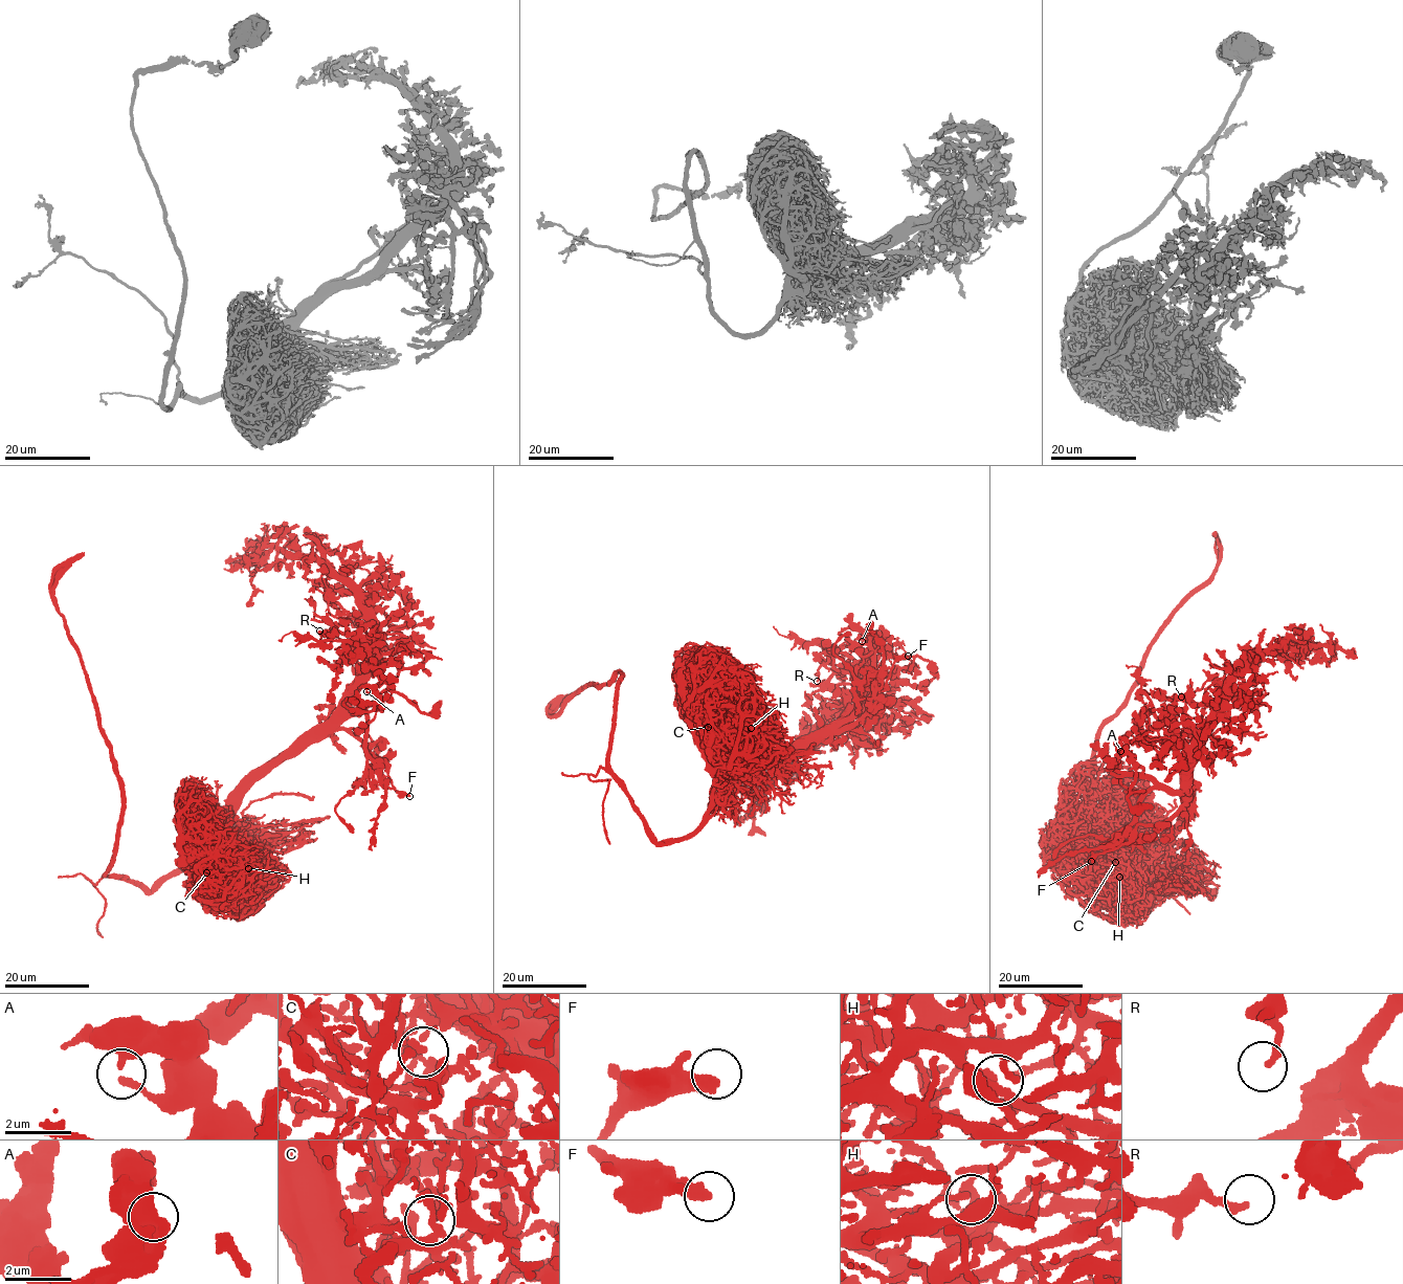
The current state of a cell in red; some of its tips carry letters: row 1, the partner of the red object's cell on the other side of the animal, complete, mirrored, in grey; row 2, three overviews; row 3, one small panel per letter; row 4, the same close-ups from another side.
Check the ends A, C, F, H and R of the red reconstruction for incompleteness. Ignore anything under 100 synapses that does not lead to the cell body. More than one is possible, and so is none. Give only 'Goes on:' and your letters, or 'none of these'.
Goes on: none of these

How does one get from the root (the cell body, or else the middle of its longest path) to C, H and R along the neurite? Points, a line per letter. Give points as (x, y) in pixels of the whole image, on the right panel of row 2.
C: (1194, 886), (1163, 880), (1150, 868), (1129, 863), (1116, 849), (1111, 853), (1115, 862)
H: (1194, 886), (1142, 871), (1121, 880), (1115, 876), (1119, 877)
R: (1194, 886), (1173, 868), (1173, 831), (1186, 815), (1186, 746), (1177, 735), (1172, 703), (1165, 696), (1181, 696)

